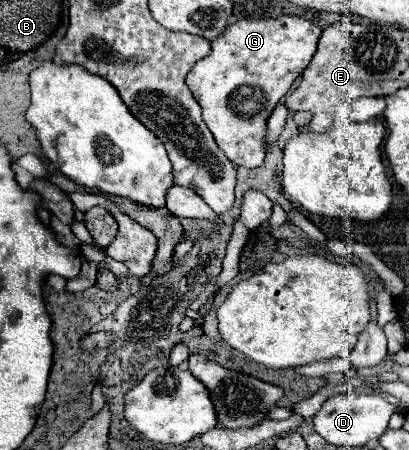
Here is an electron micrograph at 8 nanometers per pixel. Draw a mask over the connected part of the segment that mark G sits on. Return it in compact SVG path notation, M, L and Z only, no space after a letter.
M240 18L212 42L212 50L188 74L186 84L202 106L202 118L236 166L258 168L266 156L266 120L316 54L320 28L306 18Z

